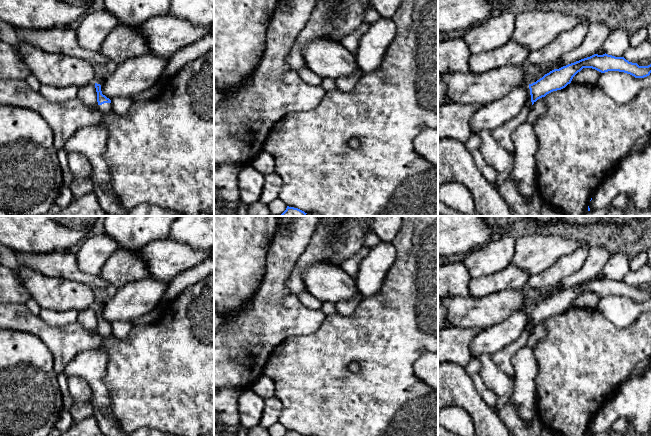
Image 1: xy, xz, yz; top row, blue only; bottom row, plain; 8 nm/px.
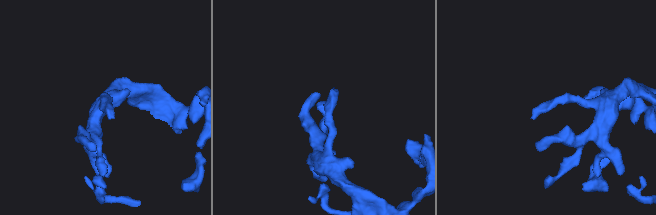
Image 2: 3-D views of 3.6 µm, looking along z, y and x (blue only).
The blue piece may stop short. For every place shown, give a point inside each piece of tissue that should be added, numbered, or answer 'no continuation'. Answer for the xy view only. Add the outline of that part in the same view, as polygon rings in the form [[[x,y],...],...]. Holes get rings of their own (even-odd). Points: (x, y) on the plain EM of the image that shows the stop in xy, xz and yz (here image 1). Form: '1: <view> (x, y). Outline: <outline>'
1: xy (106, 332). Outline: [[[104,327],[102,329],[97,329],[97,332],[102,337],[102,339],[105,340],[112,335],[112,328]]]

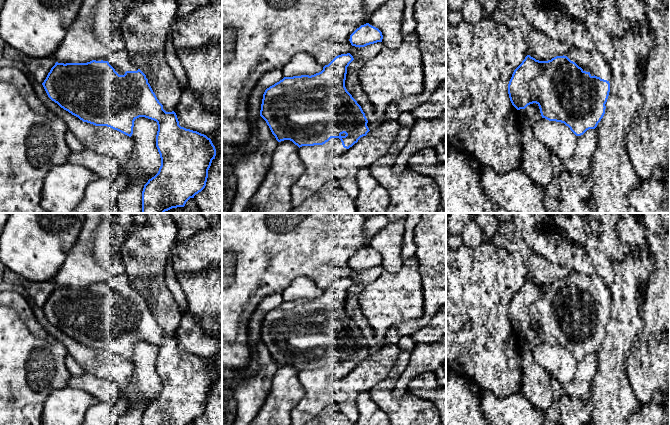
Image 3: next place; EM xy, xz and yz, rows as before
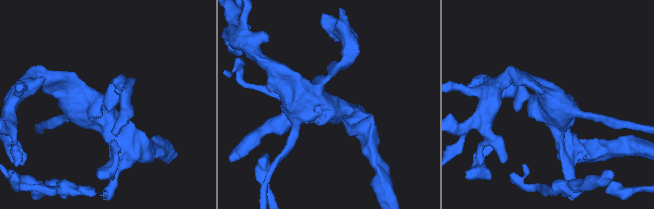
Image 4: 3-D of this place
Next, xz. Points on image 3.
no continuation

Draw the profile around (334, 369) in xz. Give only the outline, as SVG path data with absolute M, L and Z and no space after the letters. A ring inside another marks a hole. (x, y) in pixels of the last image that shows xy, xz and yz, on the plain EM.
M331 362L323 369L300 371L298 379L305 394L290 414L291 424L305 425L335 403L329 384L333 379L339 380L347 374L339 362Z

